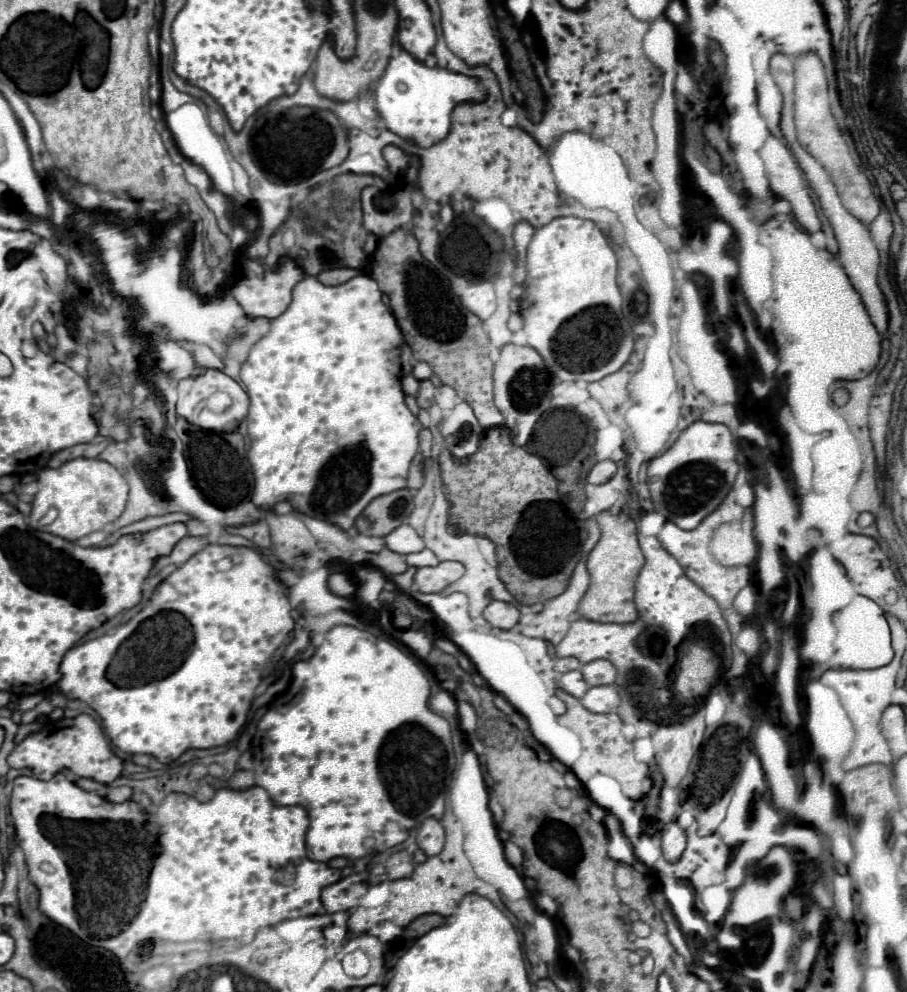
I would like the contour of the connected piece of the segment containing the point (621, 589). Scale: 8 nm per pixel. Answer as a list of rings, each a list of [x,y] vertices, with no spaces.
[[[601,512],[597,516],[601,530],[601,540],[591,550],[587,558],[587,570],[591,574],[591,586],[579,602],[577,614],[593,622],[615,622],[625,624],[637,618],[637,608],[633,604],[633,584],[643,568],[643,552],[637,542],[637,530],[633,520],[621,520],[611,512]]]

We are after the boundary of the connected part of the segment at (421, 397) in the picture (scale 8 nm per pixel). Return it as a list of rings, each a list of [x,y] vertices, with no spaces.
[[[423,380],[417,392],[417,404],[421,408],[429,408],[435,402],[435,386],[431,384],[431,380]]]

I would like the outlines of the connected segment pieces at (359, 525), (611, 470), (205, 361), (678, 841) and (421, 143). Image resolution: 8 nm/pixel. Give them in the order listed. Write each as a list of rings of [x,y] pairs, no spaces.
[[[407,488],[377,496],[367,504],[355,522],[355,528],[365,536],[387,536],[397,526],[405,524],[413,512],[413,496]]]
[[[611,460],[597,462],[593,466],[593,470],[589,472],[587,482],[589,484],[605,484],[605,482],[609,482],[615,476],[615,472],[617,472],[617,464],[615,462],[611,462]]]
[[[183,342],[183,348],[187,348],[189,352],[193,352],[193,354],[195,354],[197,364],[199,364],[201,368],[215,368],[215,370],[221,370],[221,368],[223,368],[223,362],[213,354],[213,350],[211,350],[209,346]]]
[[[677,822],[665,824],[661,828],[661,844],[663,856],[667,862],[677,862],[685,850],[685,832],[677,826]]]
[[[405,50],[389,60],[375,90],[377,112],[385,128],[403,140],[411,140],[419,148],[431,148],[433,144],[447,138],[451,130],[451,112],[457,104],[483,102],[485,96],[487,94],[481,90],[479,78],[457,74],[439,66],[429,68]]]

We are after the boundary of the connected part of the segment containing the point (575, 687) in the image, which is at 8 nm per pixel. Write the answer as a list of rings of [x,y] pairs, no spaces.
[[[573,670],[573,672],[565,672],[563,676],[561,676],[561,682],[559,682],[559,686],[565,690],[565,692],[569,692],[571,696],[575,696],[575,698],[583,698],[585,696],[585,692],[587,692],[587,682],[583,680],[583,676],[581,676],[581,672],[579,670]]]

